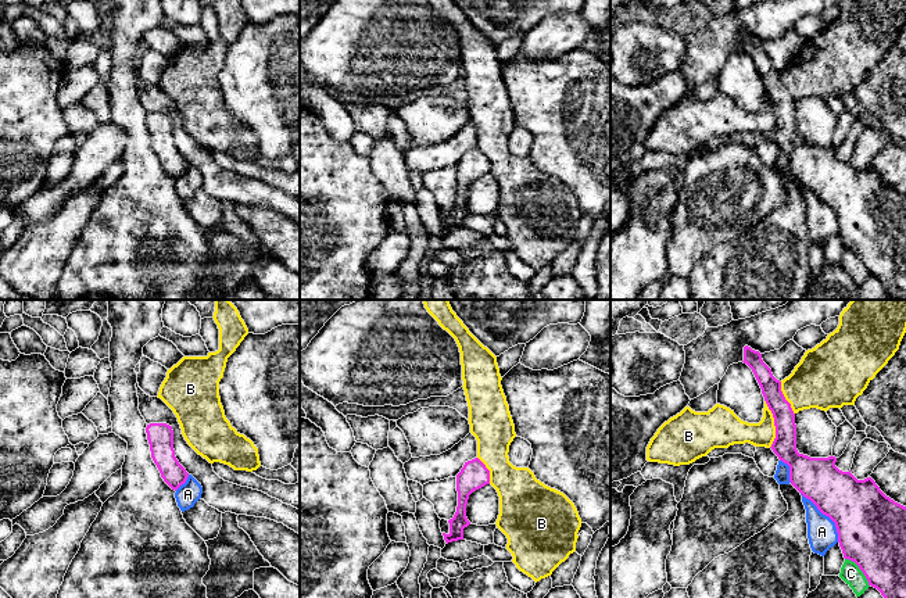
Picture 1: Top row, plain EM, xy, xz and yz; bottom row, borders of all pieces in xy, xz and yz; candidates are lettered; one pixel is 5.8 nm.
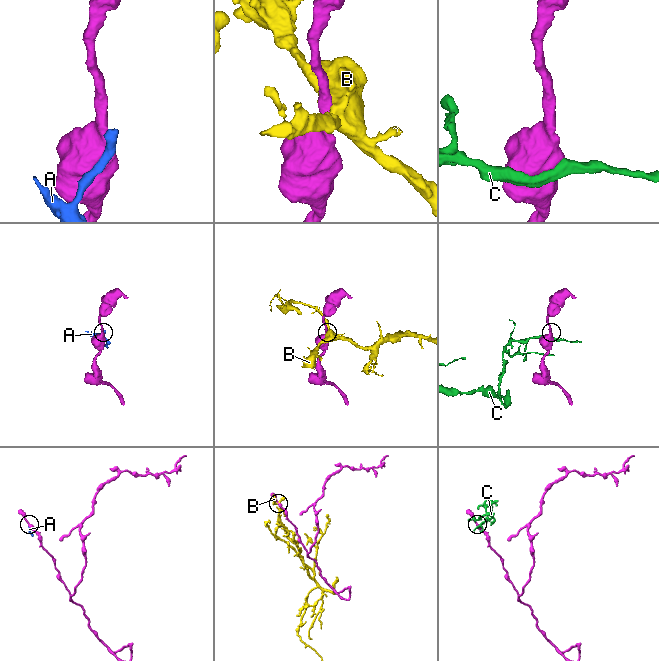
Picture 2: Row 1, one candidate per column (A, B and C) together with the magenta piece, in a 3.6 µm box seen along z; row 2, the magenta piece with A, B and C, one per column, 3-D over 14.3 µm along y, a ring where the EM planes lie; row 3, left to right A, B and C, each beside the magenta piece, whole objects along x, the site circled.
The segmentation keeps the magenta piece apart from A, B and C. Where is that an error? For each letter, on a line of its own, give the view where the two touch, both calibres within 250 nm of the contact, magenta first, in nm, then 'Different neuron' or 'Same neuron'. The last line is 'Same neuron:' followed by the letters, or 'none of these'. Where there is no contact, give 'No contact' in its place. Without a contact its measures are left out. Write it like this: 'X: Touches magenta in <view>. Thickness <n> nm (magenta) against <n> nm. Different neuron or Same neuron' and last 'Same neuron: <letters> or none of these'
A: Touches magenta in yz. Thickness 380 nm (magenta) against 170 nm. Different neuron
B: Touches magenta in yz. Thickness 140 nm (magenta) against 160 nm. Same neuron
C: Touches magenta in yz. Thickness 400 nm (magenta) against 120 nm. Different neuron
Same neuron: B

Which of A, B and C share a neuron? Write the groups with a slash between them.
A / B / C

